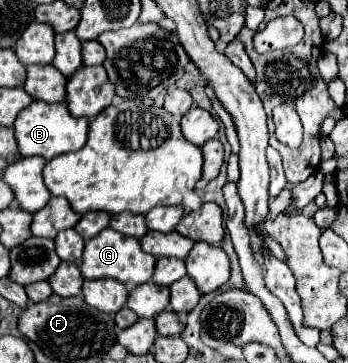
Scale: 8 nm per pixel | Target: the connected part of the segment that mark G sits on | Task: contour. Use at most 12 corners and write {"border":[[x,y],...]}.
{"border":[[103,229],[85,243],[83,279],[151,281],[153,255]]}

